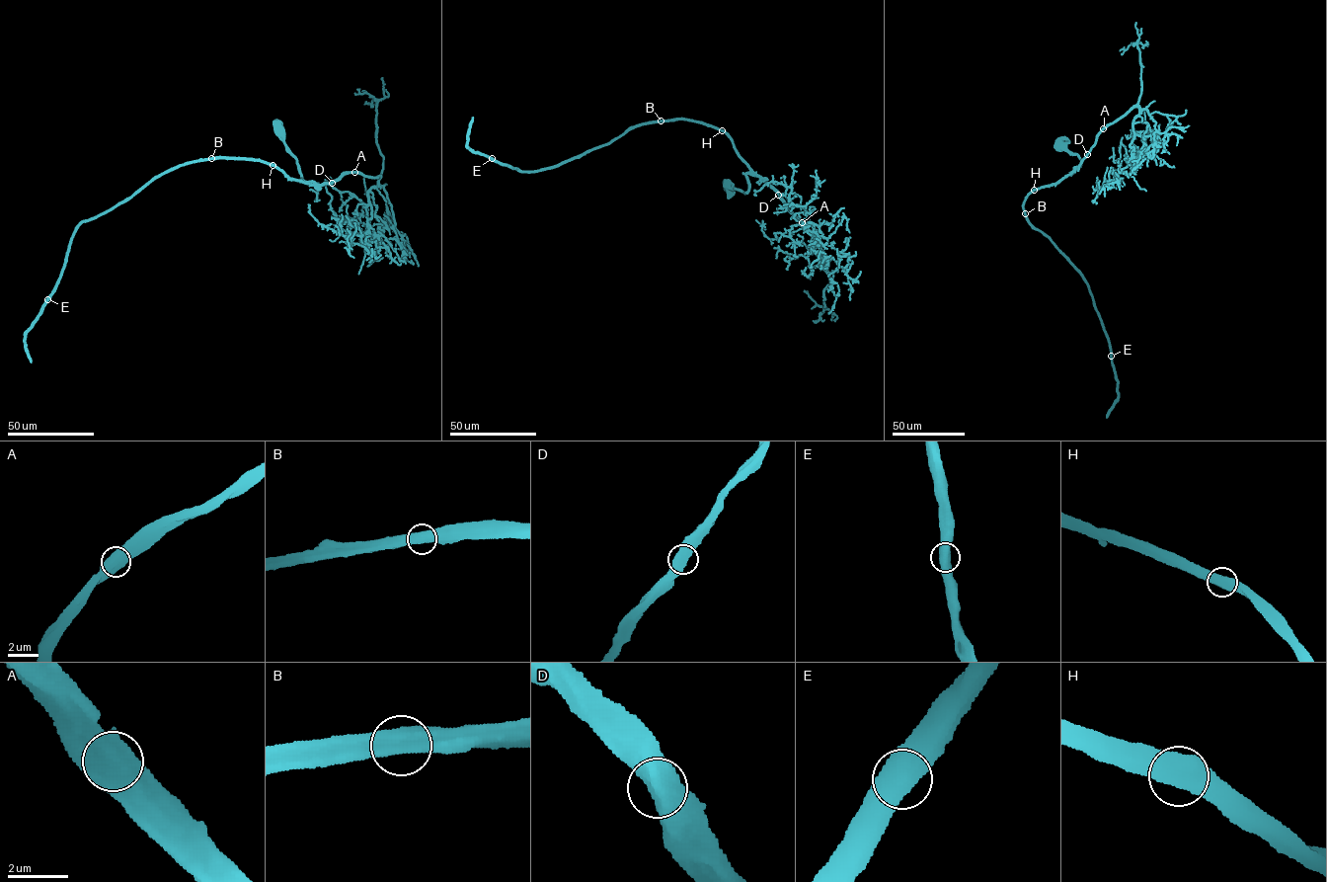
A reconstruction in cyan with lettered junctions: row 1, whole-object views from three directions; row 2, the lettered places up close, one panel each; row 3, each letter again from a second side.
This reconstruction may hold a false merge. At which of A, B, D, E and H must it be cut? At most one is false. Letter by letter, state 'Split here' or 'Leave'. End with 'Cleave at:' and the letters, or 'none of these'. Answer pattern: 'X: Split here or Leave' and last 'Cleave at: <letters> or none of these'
A: Leave
B: Leave
D: Leave
E: Leave
H: Leave
Cleave at: none of these

